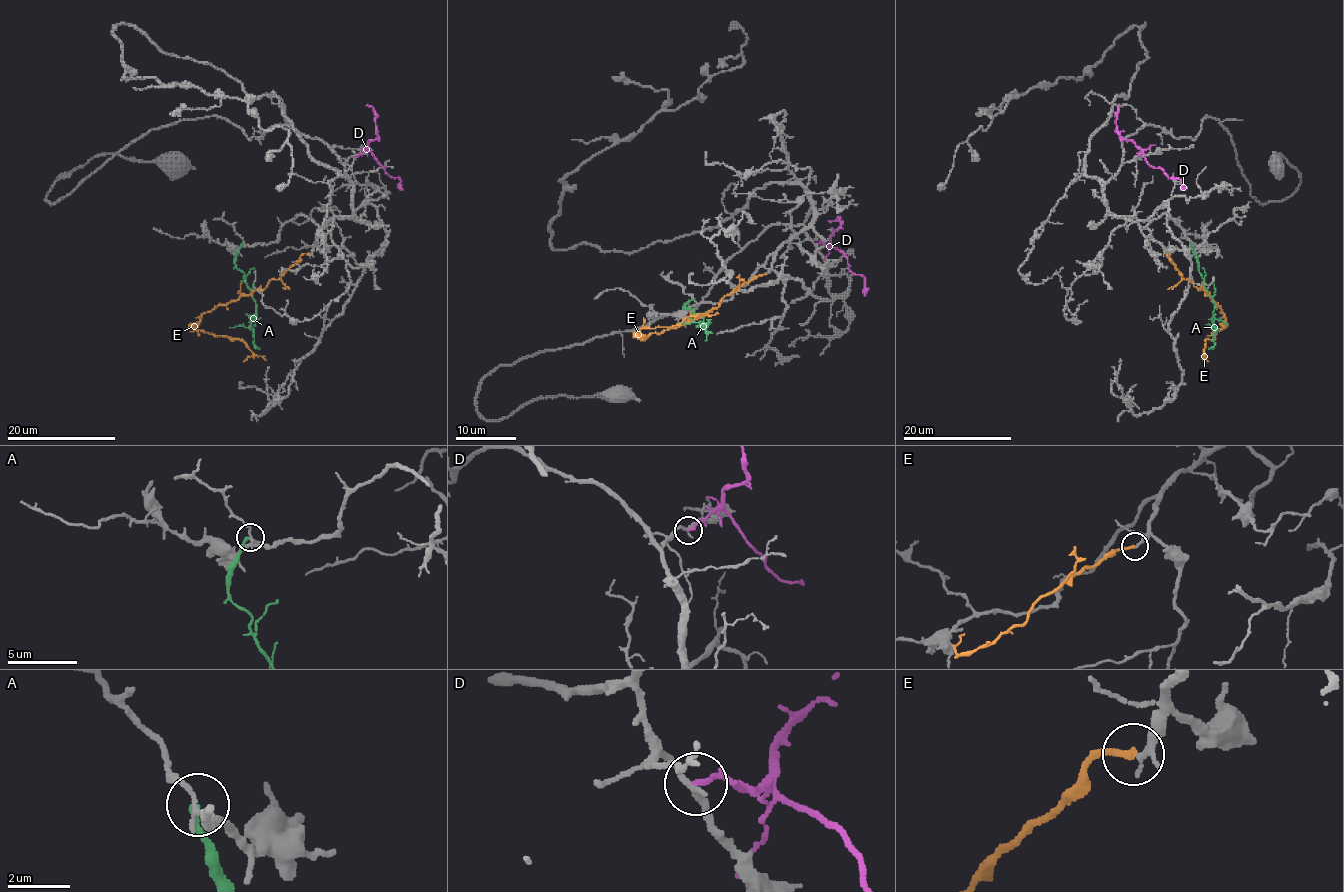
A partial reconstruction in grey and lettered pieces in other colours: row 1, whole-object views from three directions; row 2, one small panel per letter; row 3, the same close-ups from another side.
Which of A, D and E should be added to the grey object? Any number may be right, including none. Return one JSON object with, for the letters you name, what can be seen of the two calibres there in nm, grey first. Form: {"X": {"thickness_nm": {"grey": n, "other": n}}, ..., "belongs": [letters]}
{"E": {"thickness_nm": {"grey": 280, "other": 240}}, "belongs": ["E"]}

